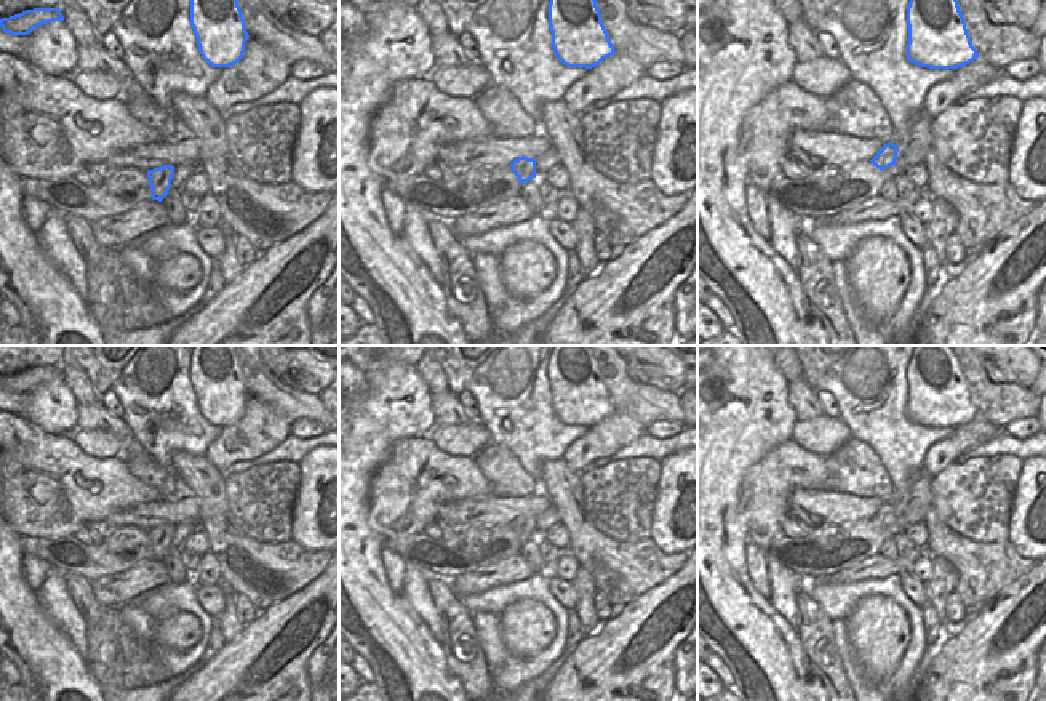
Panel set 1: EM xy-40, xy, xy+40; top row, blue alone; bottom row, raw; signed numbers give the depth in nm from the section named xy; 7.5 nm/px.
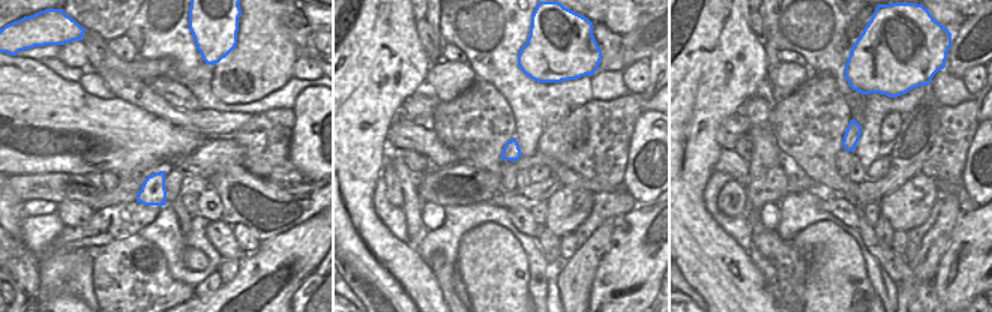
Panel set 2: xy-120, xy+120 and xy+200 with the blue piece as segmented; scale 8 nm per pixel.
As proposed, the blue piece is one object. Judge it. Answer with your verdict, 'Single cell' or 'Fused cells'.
Single cell

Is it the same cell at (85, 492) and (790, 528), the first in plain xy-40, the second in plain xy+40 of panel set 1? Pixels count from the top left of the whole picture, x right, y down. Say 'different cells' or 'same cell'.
different cells

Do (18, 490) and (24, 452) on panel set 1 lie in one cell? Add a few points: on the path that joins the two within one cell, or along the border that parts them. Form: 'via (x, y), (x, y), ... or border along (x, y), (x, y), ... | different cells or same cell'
via (21, 480), (24, 461) | same cell

